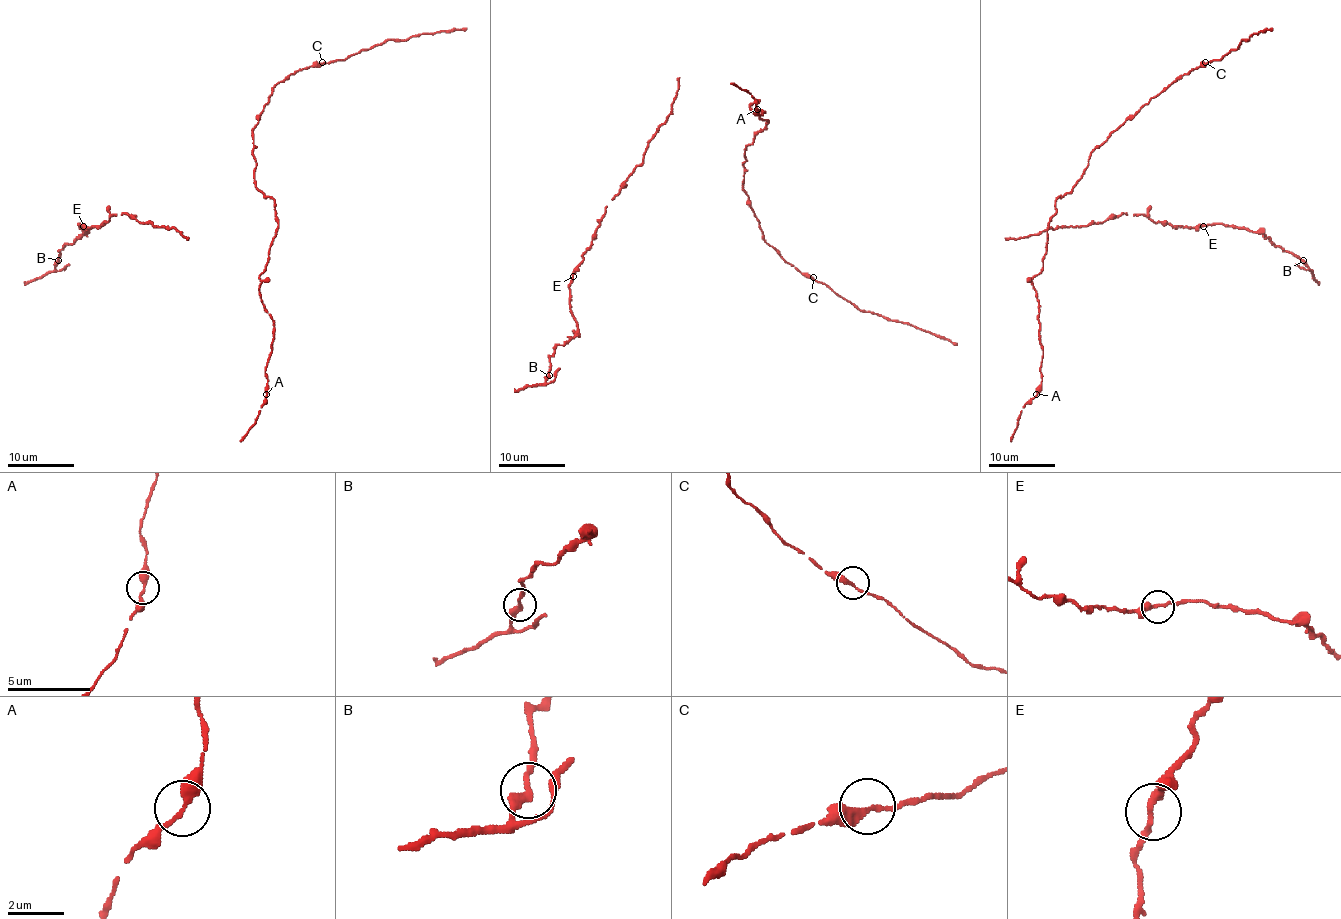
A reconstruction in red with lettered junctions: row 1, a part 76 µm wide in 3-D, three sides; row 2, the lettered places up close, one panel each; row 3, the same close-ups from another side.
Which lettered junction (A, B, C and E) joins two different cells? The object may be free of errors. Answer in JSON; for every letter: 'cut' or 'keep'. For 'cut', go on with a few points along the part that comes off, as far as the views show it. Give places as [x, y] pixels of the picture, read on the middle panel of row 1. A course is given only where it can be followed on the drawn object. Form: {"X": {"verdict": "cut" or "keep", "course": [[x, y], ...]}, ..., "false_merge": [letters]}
{"A": {"verdict": "keep"}, "B": {"verdict": "cut", "course": [[548, 375], [542, 385], [514, 388]]}, "C": {"verdict": "keep"}, "E": {"verdict": "keep"}, "false_merge": ["B"]}

